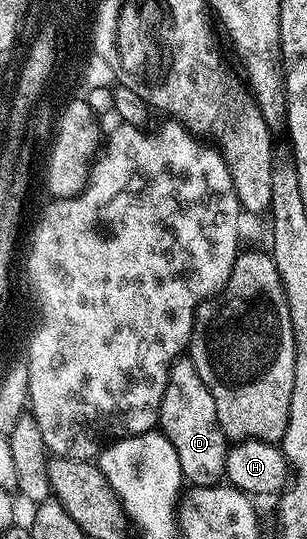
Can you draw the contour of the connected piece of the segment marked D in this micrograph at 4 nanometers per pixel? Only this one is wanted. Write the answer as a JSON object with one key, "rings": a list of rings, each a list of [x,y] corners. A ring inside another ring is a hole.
{"rings":[[[179,358],[170,366],[164,398],[160,402],[157,427],[162,435],[168,438],[168,442],[172,442],[172,450],[176,450],[176,458],[180,458],[182,479],[187,485],[195,488],[212,488],[223,483],[226,475],[228,441],[224,430],[220,430],[220,422],[216,418],[216,402],[208,386],[204,386],[204,378],[196,374],[196,366],[189,358]]]}

